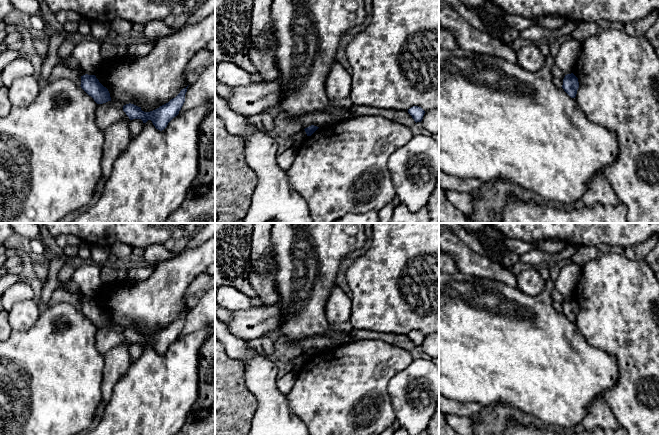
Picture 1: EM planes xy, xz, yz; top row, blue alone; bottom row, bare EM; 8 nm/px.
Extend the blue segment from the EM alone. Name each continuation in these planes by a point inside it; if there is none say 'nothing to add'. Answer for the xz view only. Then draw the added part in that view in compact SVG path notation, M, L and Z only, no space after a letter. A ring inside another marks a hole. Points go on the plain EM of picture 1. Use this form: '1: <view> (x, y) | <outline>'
nothing to add

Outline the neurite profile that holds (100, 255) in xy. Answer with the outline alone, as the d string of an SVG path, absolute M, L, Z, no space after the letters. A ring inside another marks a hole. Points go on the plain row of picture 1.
M89 245L91 248L90 259L97 265L107 265L107 260L111 254L110 248L97 245Z

